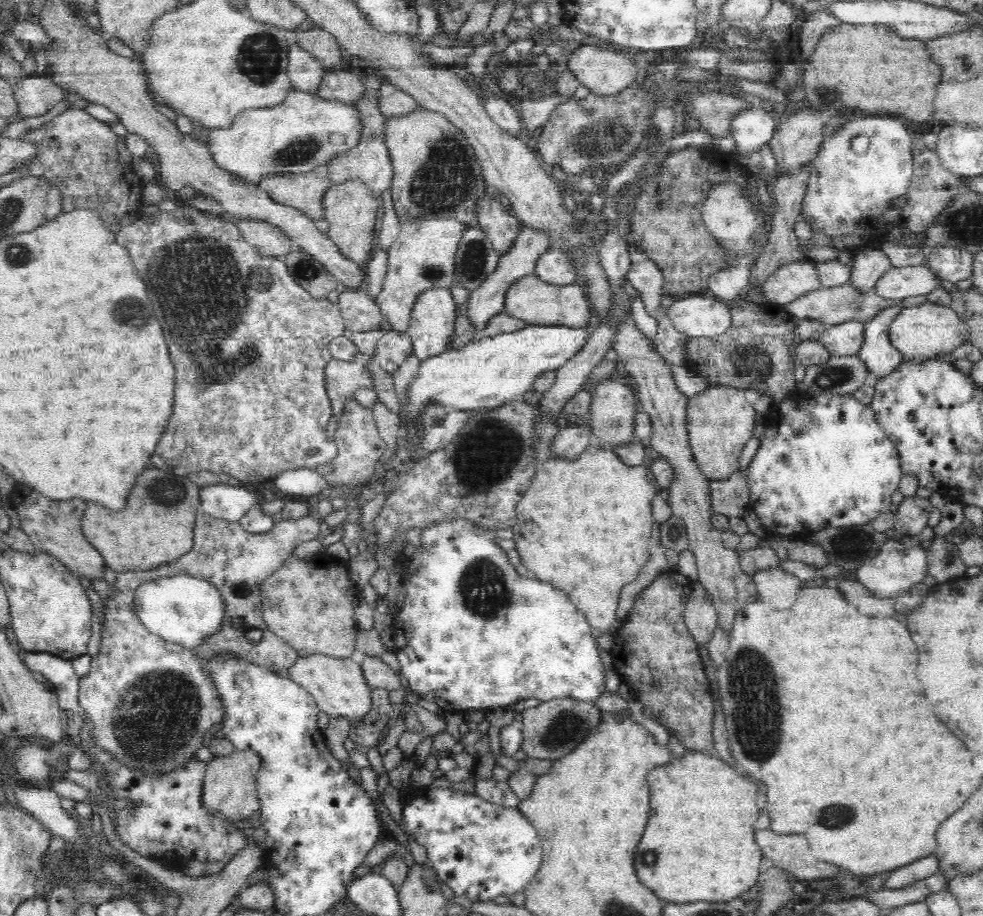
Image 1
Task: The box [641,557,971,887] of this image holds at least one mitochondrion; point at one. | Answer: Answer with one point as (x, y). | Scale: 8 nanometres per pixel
(749, 687)

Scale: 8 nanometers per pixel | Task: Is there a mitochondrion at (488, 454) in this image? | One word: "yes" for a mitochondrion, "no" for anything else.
yes

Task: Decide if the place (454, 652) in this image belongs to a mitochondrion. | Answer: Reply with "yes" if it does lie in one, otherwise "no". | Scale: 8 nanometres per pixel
no

